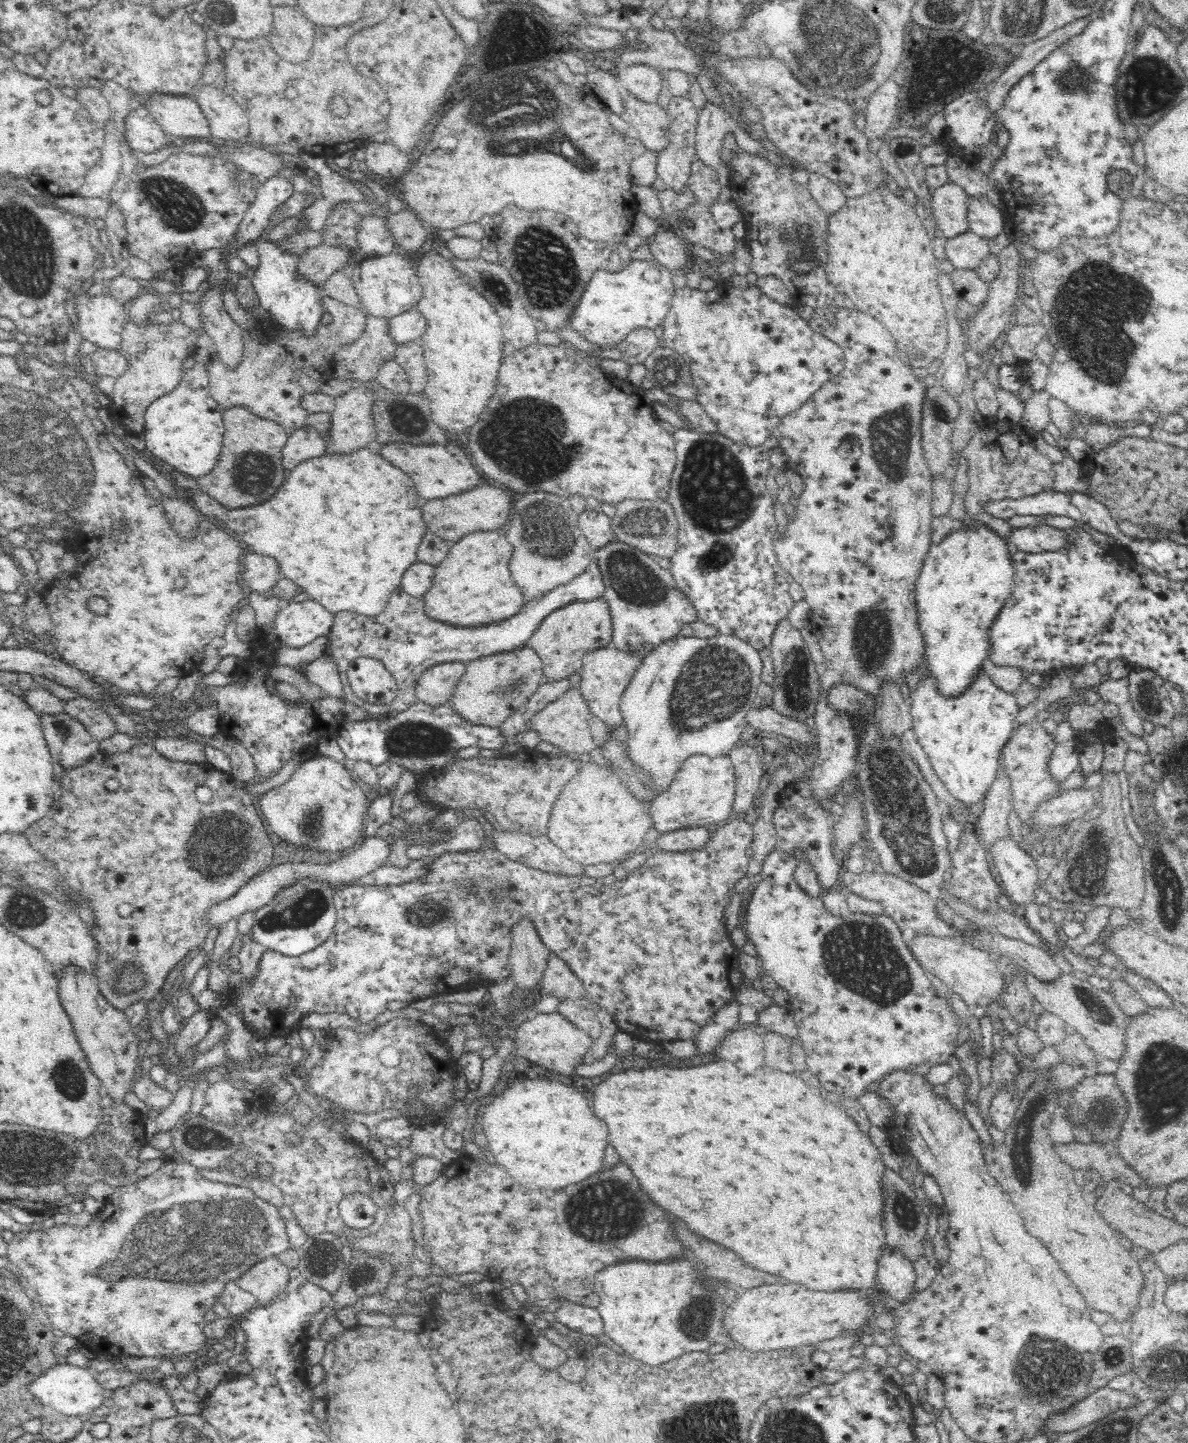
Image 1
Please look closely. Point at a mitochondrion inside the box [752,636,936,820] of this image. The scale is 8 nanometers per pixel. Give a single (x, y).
(799, 689)

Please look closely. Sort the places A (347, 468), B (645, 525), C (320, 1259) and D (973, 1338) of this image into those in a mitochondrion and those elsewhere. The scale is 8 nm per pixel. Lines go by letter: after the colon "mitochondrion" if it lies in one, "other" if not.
A: other
B: mitochondrion
C: mitochondrion
D: other

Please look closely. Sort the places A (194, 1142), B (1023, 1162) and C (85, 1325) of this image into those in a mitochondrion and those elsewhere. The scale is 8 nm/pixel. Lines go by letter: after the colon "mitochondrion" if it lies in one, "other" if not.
A: mitochondrion
B: mitochondrion
C: other

